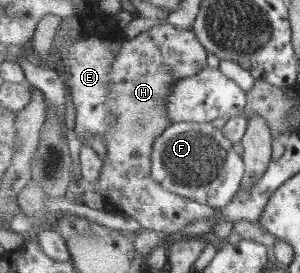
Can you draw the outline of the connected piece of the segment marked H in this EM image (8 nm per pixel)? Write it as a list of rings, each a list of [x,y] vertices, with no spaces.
[[[164,21],[123,42],[111,66],[107,105],[113,116],[105,143],[108,153],[101,178],[92,188],[119,211],[133,217],[142,228],[175,234],[195,221],[217,216],[215,212],[219,214],[215,207],[165,189],[153,177],[155,141],[172,124],[167,97],[177,81],[193,77],[208,67],[207,51],[195,31]]]

